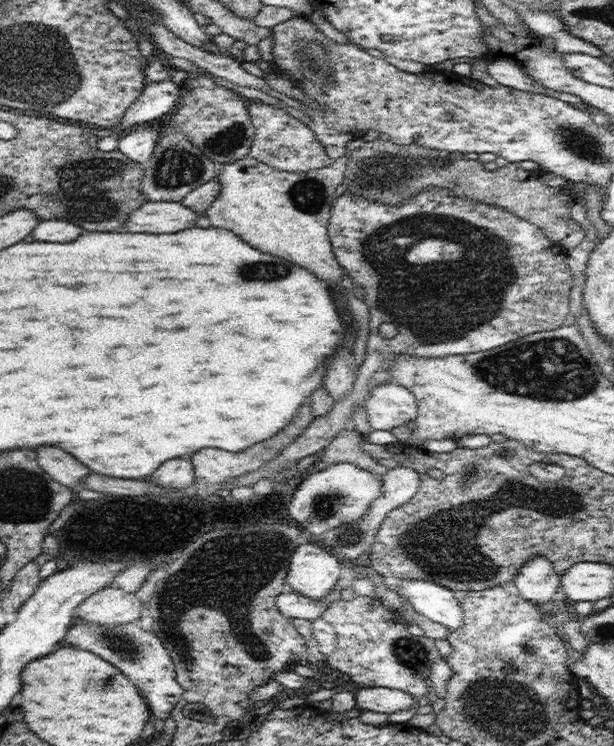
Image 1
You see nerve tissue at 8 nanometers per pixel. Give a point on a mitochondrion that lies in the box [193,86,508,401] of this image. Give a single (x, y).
(386, 172)

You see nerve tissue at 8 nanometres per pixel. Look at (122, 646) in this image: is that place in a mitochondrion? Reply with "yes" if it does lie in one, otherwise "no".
yes

